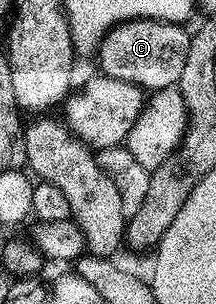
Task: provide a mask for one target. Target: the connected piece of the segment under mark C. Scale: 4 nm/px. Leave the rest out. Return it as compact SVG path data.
M128 20L116 24L105 35L95 54L95 60L101 63L100 71L104 75L131 82L136 88L171 88L180 85L183 66L187 66L191 36L185 30L182 25L168 24L165 20Z

